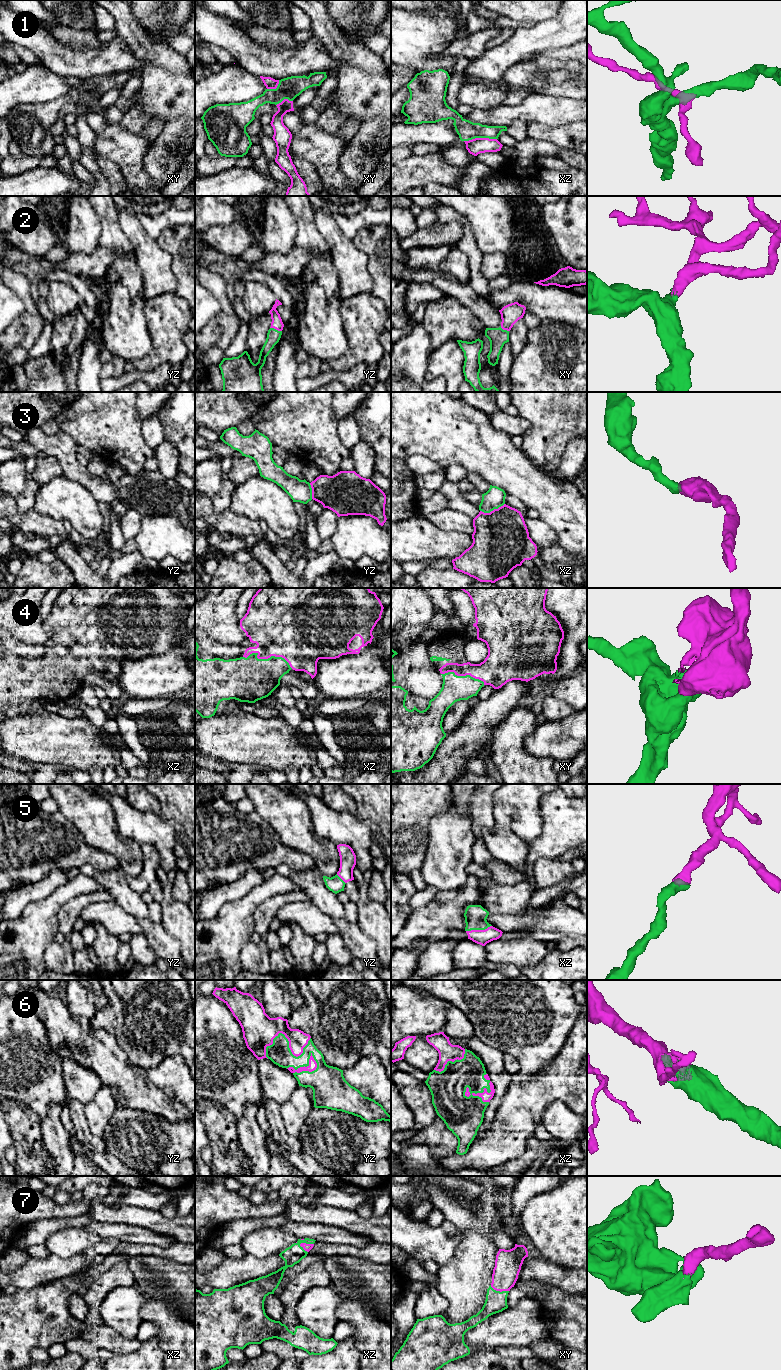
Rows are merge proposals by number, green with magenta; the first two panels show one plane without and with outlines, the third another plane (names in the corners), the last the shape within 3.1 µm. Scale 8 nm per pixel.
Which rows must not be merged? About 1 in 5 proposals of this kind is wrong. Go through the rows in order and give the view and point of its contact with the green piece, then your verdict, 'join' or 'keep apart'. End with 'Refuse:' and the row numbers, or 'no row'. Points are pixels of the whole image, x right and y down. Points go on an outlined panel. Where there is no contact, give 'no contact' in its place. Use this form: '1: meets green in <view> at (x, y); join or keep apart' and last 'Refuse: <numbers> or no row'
1: meets green in xz at (480, 137); keep apart
2: meets green in yz at (276, 330); join
3: meets green in xz at (492, 510); join
4: meets green in xz at (268, 658); join
5: meets green in xz at (478, 929); join
6: meets green in xz at (486, 1088); join
7: meets green in xz at (306, 1243); join
Refuse: 1

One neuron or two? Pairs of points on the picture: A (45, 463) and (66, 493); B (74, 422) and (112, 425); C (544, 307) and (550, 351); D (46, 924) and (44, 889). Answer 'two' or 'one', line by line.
A: two
B: one
C: two
D: two

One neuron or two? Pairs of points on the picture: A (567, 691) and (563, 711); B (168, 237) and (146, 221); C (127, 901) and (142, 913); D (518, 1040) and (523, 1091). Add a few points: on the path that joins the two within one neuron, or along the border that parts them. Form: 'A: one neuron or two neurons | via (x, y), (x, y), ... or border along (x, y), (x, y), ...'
A: two neurons | border along (550, 694), (565, 702), (573, 710)
B: two neurons | border along (184, 224), (168, 226), (156, 239)
C: one neuron | via (131, 902), (138, 909)
D: two neurons | border along (541, 1068), (527, 1080), (512, 1082)

